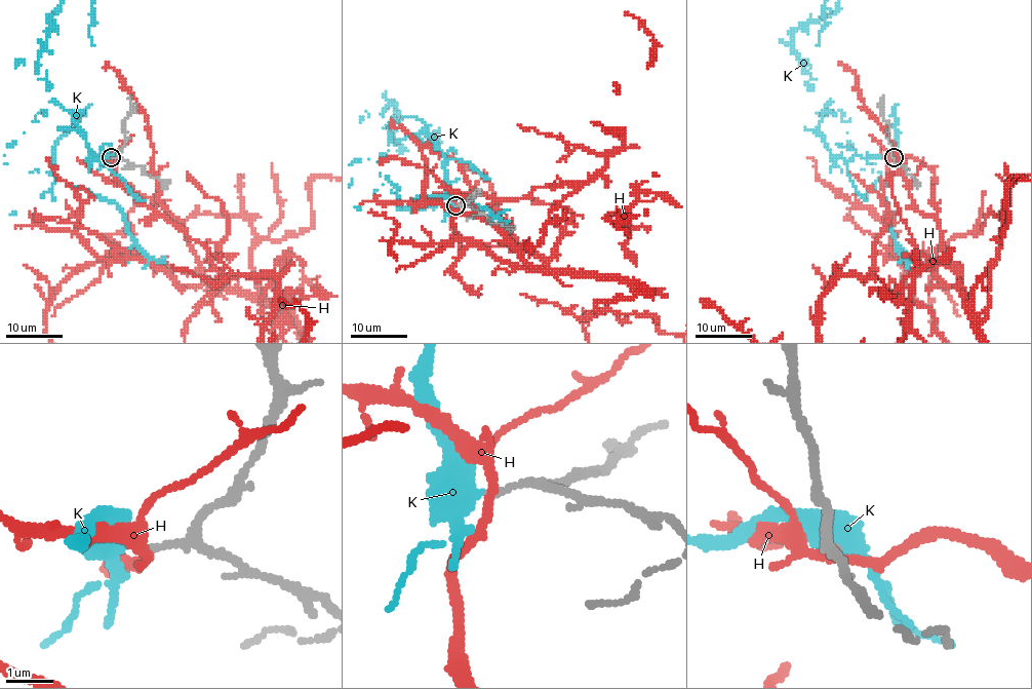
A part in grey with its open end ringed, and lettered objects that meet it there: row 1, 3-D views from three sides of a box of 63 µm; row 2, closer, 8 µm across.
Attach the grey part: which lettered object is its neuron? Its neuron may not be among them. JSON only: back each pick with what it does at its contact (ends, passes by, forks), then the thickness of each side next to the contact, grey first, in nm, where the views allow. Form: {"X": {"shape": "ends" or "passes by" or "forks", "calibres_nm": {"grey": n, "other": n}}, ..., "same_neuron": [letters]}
{"K": {"shape": "forks", "calibres_nm": {"grey": 100, "other": 340}}, "same_neuron": ["K"]}

